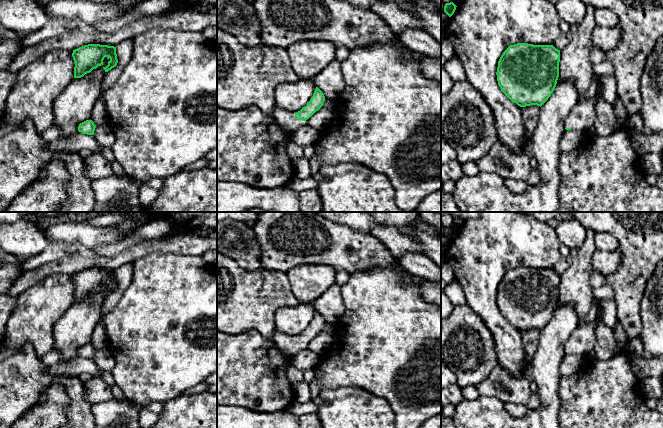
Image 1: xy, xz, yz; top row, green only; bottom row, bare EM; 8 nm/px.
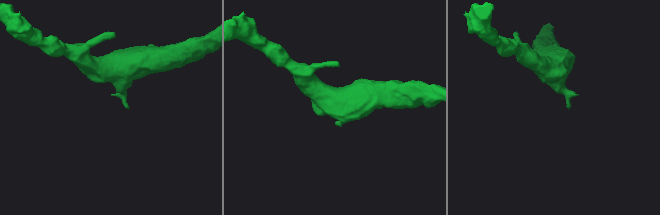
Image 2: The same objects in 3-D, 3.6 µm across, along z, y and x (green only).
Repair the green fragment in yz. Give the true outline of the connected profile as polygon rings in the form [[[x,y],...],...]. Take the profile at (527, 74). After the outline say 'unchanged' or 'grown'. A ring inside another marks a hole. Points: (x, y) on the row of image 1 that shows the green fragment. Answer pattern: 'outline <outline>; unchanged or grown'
outline [[[510,45],[498,61],[498,85],[518,106],[541,107],[556,87],[559,62],[560,50],[553,45]]]; unchanged

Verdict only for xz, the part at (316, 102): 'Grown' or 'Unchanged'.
Grown

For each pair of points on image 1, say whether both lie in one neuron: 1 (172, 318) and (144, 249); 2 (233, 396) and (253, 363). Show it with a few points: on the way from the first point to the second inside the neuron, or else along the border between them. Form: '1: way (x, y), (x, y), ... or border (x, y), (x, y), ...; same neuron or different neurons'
1: border (169, 252), (150, 251), (133, 263); different neurons
2: way (233, 388), (233, 383), (245, 371); same neuron

